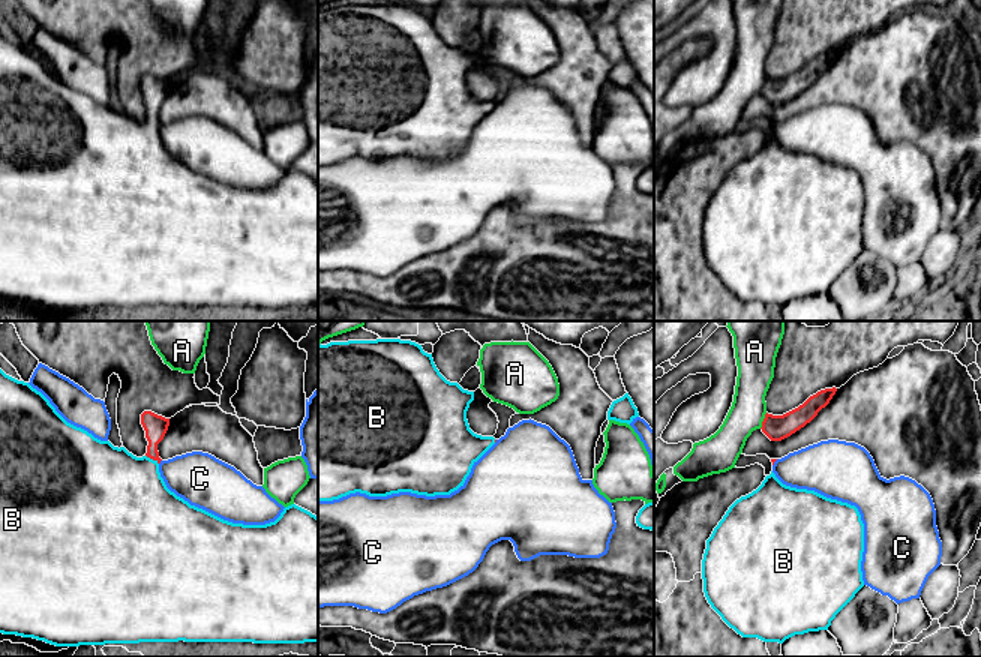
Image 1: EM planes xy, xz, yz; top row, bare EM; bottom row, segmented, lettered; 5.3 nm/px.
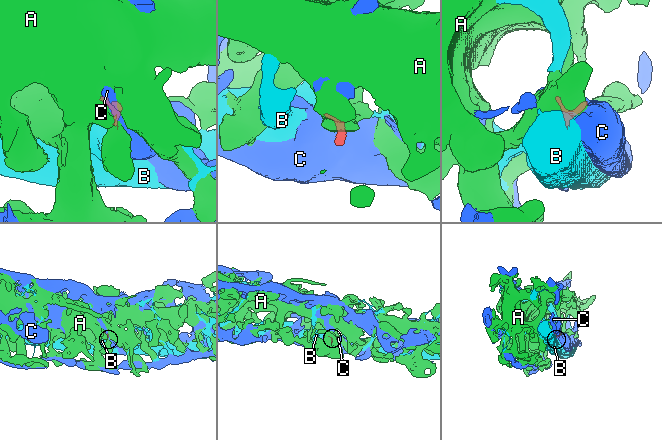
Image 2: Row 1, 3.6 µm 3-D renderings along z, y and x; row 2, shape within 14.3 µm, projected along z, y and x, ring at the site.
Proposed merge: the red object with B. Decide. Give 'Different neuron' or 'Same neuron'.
Same neuron

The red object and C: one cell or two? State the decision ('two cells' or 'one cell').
two cells

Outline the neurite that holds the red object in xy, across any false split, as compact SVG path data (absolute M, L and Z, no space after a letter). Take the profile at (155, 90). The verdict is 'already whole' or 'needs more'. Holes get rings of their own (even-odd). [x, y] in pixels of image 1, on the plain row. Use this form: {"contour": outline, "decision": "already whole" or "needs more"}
{"contour": "M0 33L0 297L33 302L56 310L105 309L105 308L140 308L140 306L254 306L254 308L304 308L318 306L318 182L310 176L291 168L280 180L266 189L243 189L224 184L202 172L190 170L183 162L171 156L159 136L158 108L164 104L170 82L152 75L141 78L141 88L148 105L147 117L136 122L124 111L114 111L110 105L100 105L87 94L68 87L50 68L50 64L28 46L18 45Z", "decision": "needs more"}

